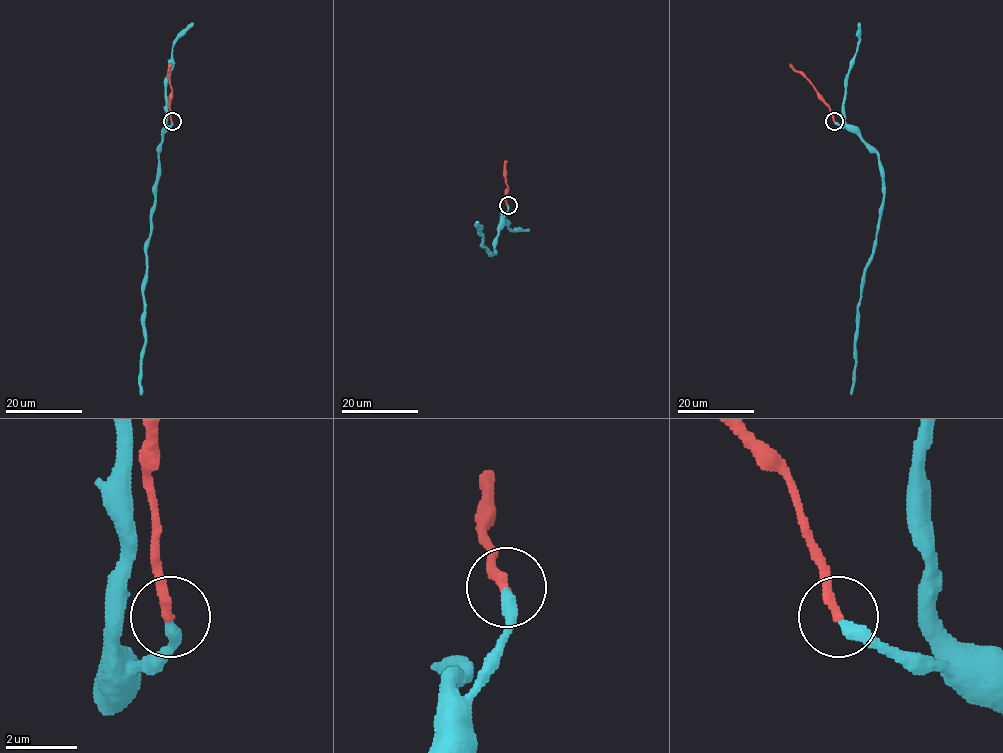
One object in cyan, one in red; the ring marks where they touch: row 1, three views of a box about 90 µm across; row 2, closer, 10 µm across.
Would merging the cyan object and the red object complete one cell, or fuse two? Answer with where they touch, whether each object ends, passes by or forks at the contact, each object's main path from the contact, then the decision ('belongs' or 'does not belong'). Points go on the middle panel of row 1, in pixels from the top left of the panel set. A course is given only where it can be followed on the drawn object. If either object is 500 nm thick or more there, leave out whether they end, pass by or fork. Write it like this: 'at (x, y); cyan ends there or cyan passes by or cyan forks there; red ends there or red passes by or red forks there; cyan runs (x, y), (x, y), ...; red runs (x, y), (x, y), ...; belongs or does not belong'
at (508, 205); cyan ends there; red ends there; cyan runs (508, 205), (491, 254), (483, 244), (479, 233), (481, 227), (476, 225), (478, 221); red runs (508, 205), (505, 192), (508, 188), (505, 177), (507, 161); belongs

